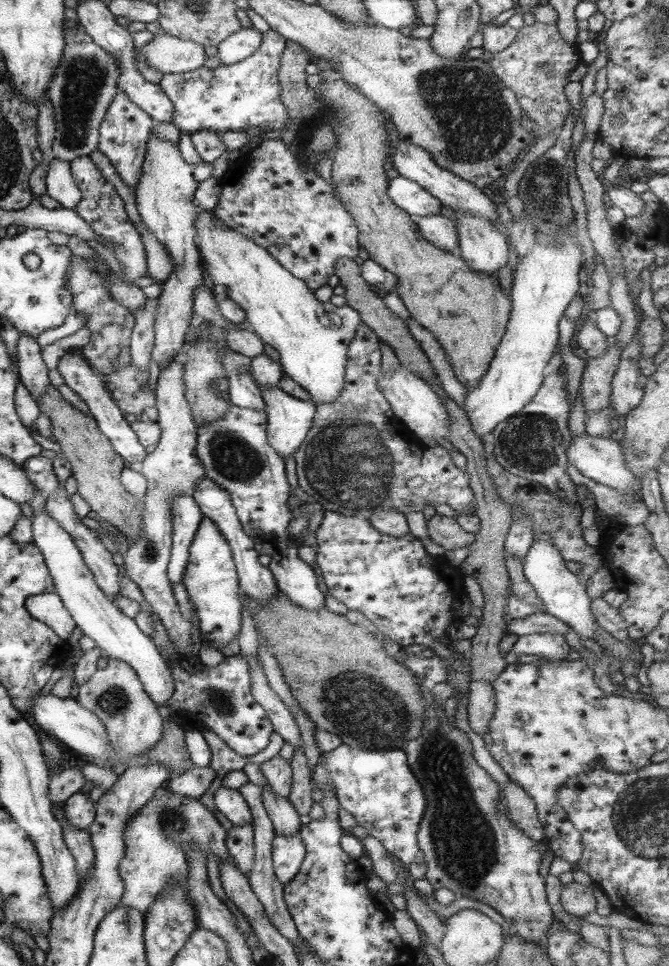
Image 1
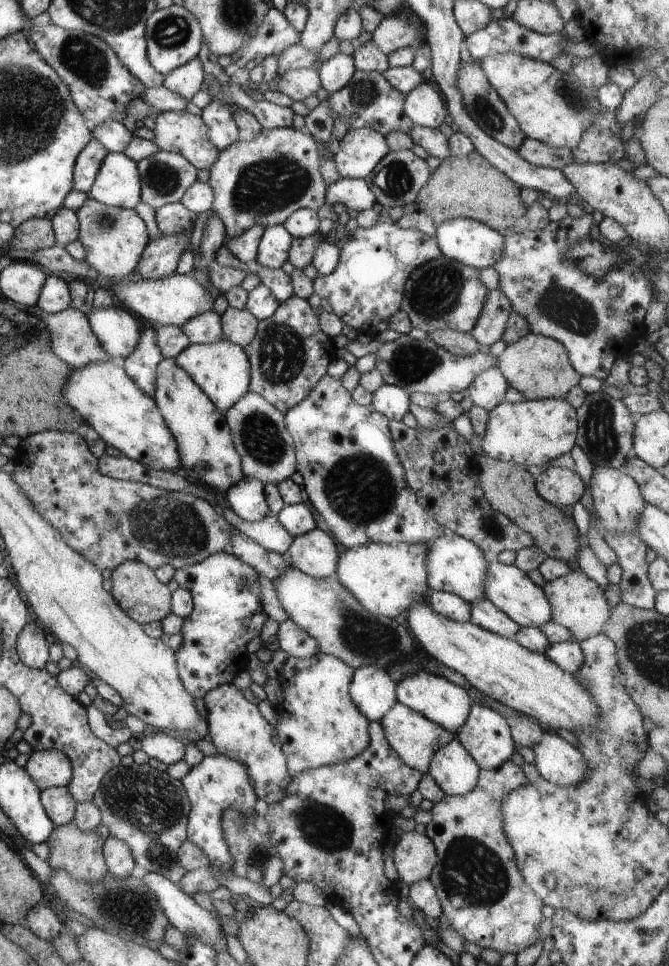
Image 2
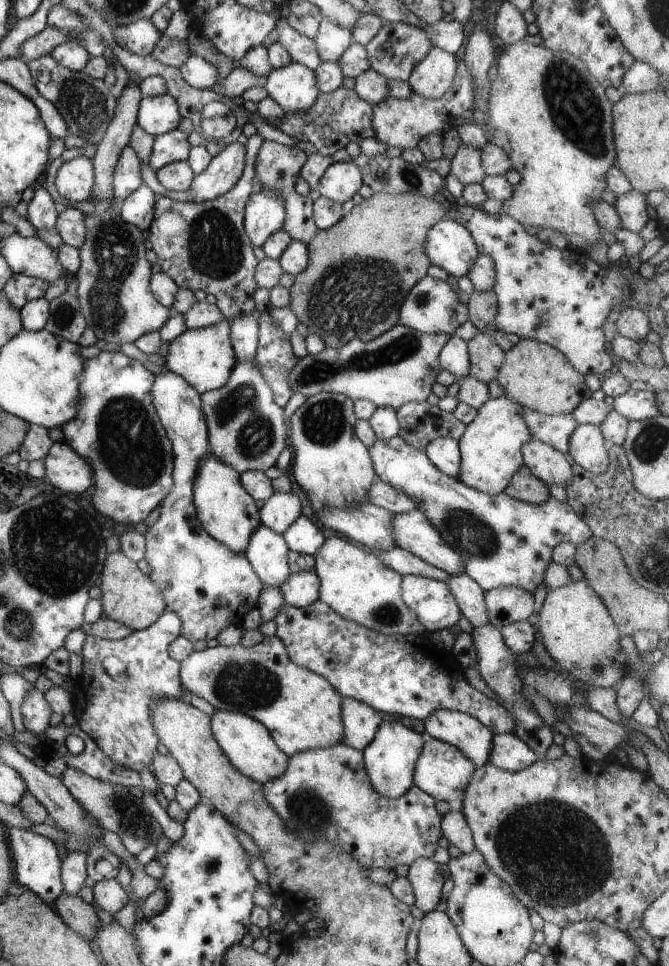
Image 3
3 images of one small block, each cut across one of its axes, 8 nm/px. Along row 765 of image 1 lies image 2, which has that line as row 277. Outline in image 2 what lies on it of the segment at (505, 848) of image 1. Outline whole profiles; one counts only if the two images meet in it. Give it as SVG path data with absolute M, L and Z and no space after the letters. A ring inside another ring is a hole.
M439 255L410 274L400 309L408 316L413 328L428 334L440 330L470 333L483 312L489 292L479 280L479 271Z

